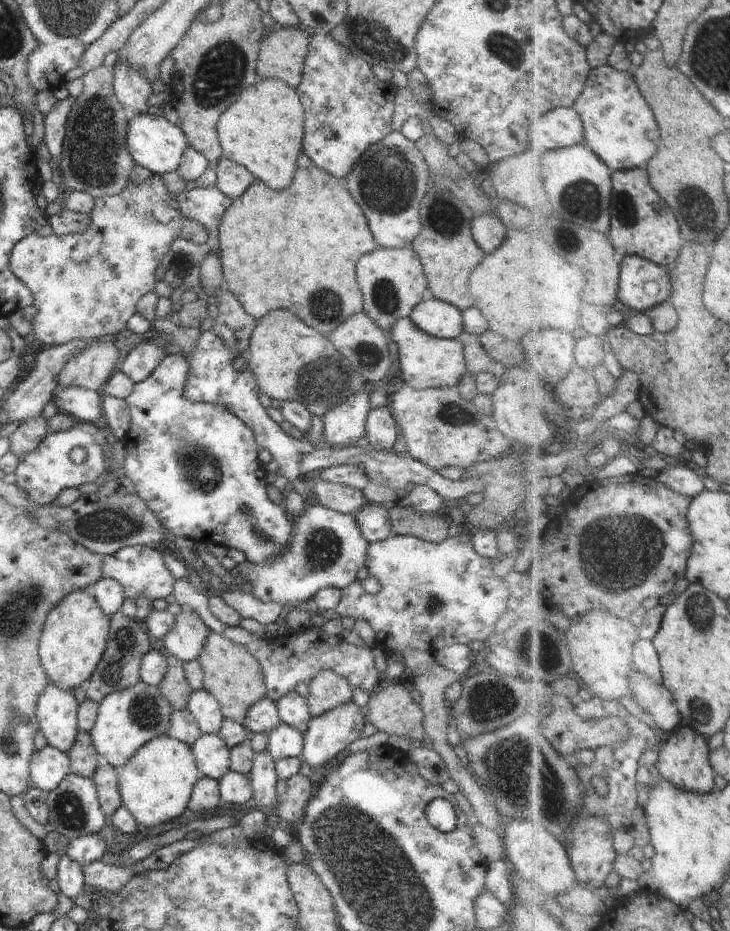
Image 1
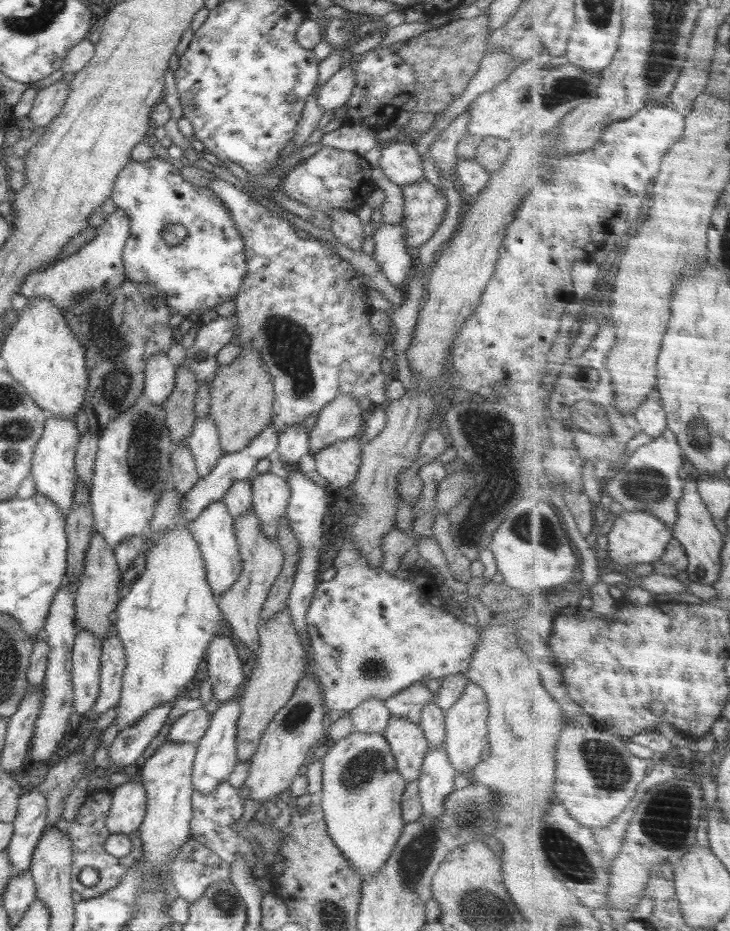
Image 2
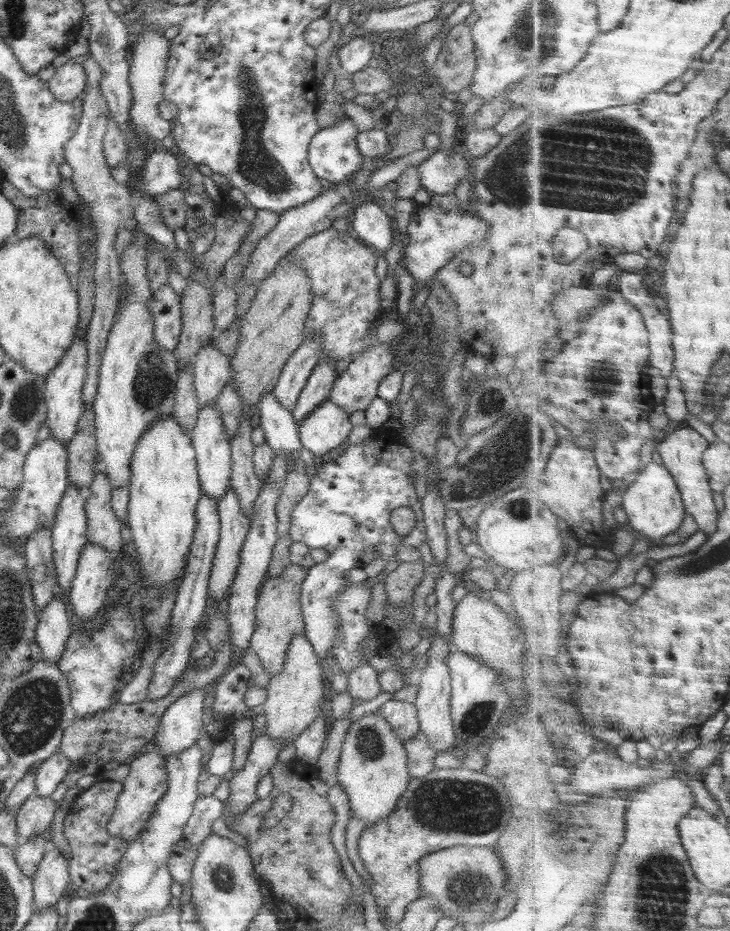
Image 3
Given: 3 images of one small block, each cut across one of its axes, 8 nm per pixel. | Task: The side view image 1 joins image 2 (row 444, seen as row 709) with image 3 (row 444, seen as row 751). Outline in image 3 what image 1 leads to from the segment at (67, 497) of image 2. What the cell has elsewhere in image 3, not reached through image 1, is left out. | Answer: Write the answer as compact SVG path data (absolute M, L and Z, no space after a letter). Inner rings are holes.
M76 336L71 343L70 349L64 359L56 366L55 370L45 380L45 406L47 407L47 418L45 420L50 428L50 436L54 436L62 446L67 448L68 442L78 430L80 418L86 408L82 401L82 390L86 379L87 348L85 339L79 340Z

